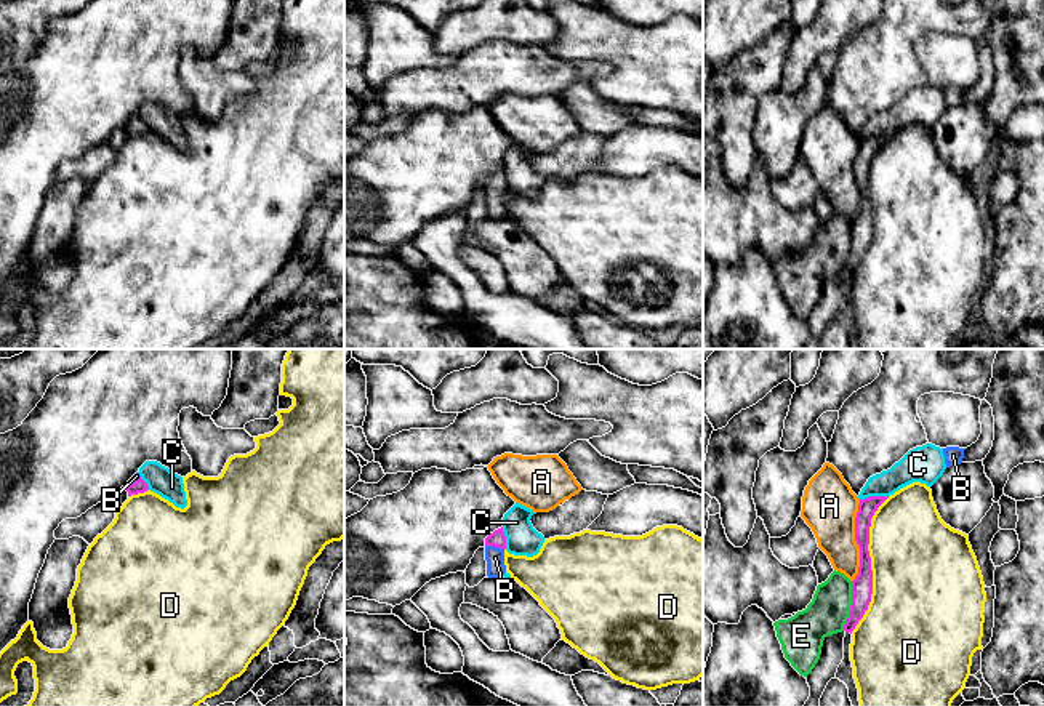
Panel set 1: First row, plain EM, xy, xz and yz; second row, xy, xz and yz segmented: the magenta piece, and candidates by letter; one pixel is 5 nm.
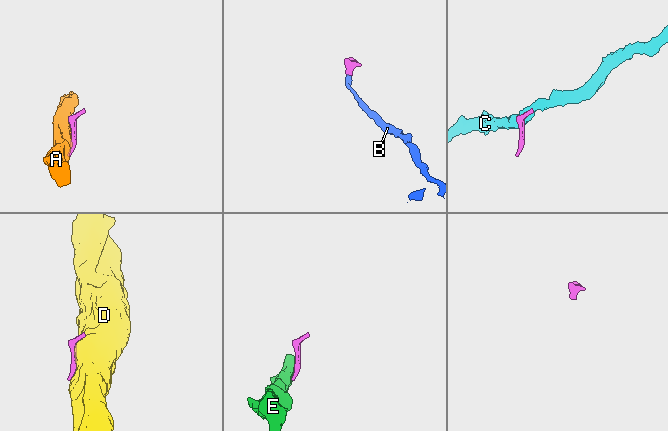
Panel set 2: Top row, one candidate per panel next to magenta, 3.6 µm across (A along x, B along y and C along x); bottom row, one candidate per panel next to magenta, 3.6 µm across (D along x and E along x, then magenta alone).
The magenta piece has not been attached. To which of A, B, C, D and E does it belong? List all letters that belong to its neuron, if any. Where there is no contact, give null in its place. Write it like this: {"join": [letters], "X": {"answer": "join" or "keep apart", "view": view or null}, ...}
{"join": ["B"], "A": {"answer": "keep apart", "view": "yz"}, "B": {"answer": "join", "view": "xz"}, "C": {"answer": "keep apart", "view": "yz"}, "D": {"answer": "keep apart", "view": "yz"}, "E": {"answer": "keep apart", "view": "yz"}}

